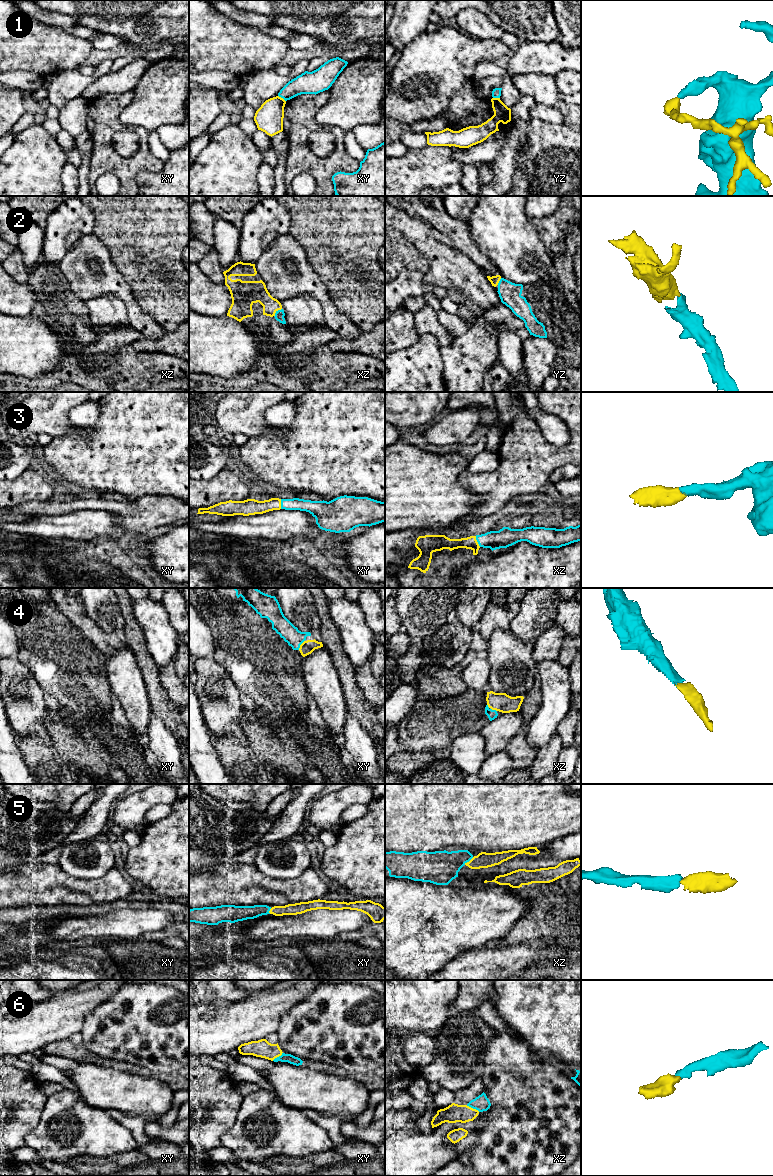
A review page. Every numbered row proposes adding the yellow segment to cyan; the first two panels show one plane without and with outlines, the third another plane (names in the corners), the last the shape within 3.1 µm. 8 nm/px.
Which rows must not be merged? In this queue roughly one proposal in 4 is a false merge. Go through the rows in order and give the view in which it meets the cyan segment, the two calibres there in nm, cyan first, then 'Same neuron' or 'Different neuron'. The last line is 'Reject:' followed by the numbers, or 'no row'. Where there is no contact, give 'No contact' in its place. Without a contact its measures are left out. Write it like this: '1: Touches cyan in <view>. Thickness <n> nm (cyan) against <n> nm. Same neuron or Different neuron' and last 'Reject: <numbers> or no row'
1: Touches cyan in xy. Thickness 180 nm (cyan) against 220 nm. Different neuron
2: Touches cyan in xz. Thickness 80 nm (cyan) against 180 nm. Same neuron
3: Touches cyan in xz. Thickness 160 nm (cyan) against 100 nm. Same neuron
4: Touches cyan in xy. Thickness 140 nm (cyan) against 110 nm. Same neuron
5: Touches cyan in xz. Thickness 280 nm (cyan) against 130 nm. Same neuron
6: Touches cyan in xz. Thickness 130 nm (cyan) against 150 nm. Same neuron
Reject: 1

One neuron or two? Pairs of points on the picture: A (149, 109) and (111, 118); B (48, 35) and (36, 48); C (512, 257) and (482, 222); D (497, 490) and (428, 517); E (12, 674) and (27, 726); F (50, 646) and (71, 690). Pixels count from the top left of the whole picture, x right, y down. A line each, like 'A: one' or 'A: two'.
A: two
B: one
C: one
D: two
E: one
F: one

